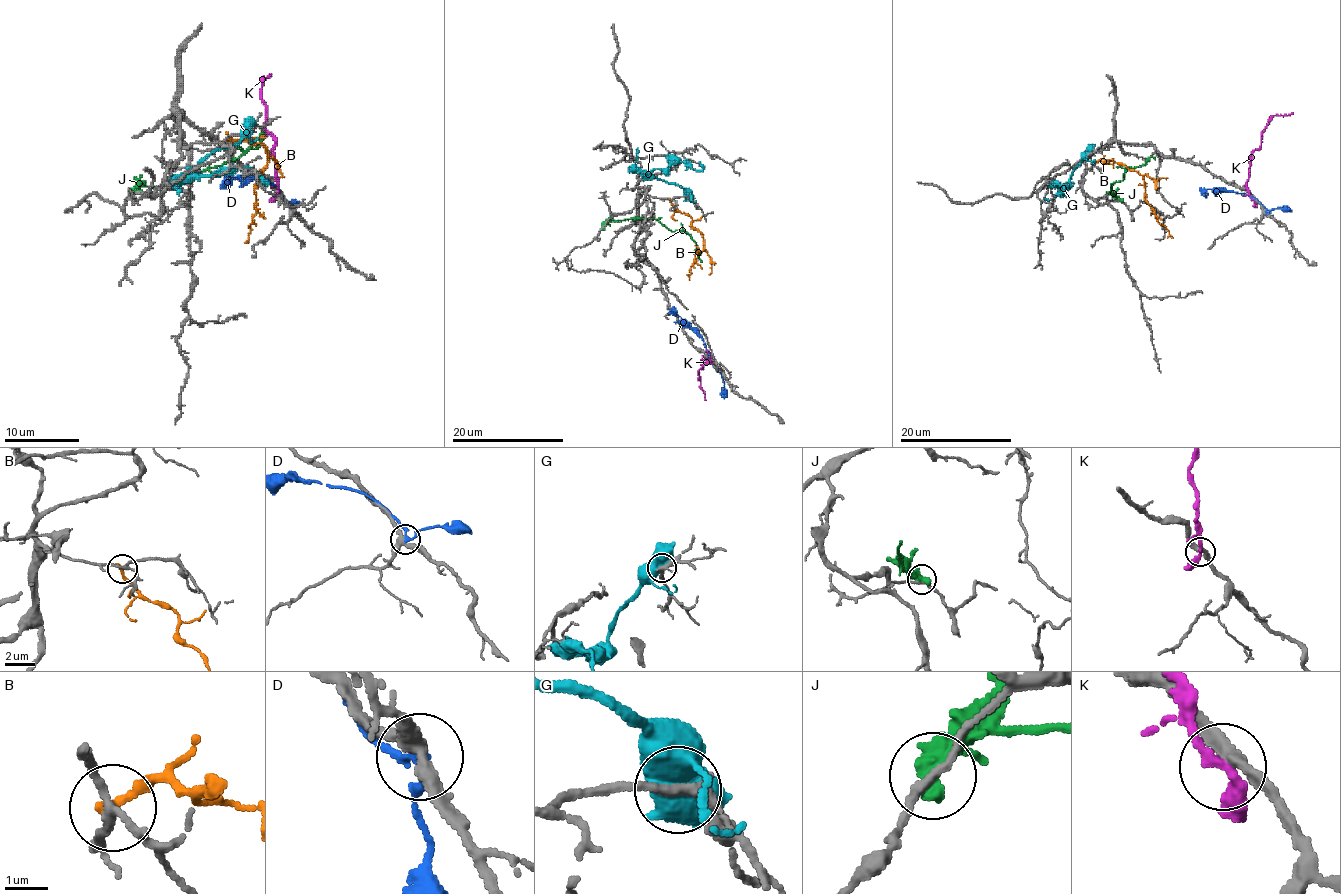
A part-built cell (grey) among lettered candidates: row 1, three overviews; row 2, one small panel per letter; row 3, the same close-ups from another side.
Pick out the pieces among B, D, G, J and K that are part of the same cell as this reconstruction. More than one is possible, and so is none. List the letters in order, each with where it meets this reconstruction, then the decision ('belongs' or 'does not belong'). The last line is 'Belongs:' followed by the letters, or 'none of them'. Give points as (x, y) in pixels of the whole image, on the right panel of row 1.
B: (1093, 164) | does not belong
D: (1266, 213) | does not belong
G: (1090, 154) | does not belong
J: (1120, 200) | does not belong
K: (1253, 200) | does not belong
Belongs: none of them

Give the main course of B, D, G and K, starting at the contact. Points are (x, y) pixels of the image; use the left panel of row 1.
B: (224, 143), (228, 139), (252, 139), (267, 150), (265, 165), (254, 194), (256, 214), (250, 224), (248, 242)
D: (293, 209), (280, 190), (267, 180), (231, 177), (220, 188)
G: (246, 130), (237, 143), (211, 152), (199, 164), (198, 175), (244, 169), (258, 173), (267, 182), (261, 184)
K: (278, 192), (272, 152), (274, 137), (265, 128), (265, 104), (261, 96), (261, 79), (271, 74)

